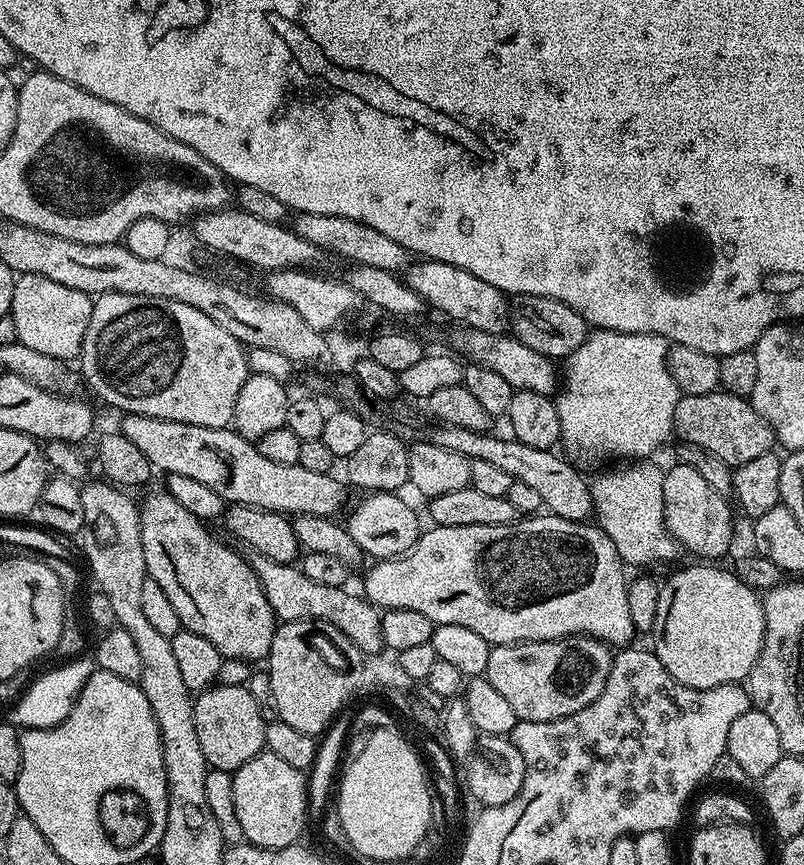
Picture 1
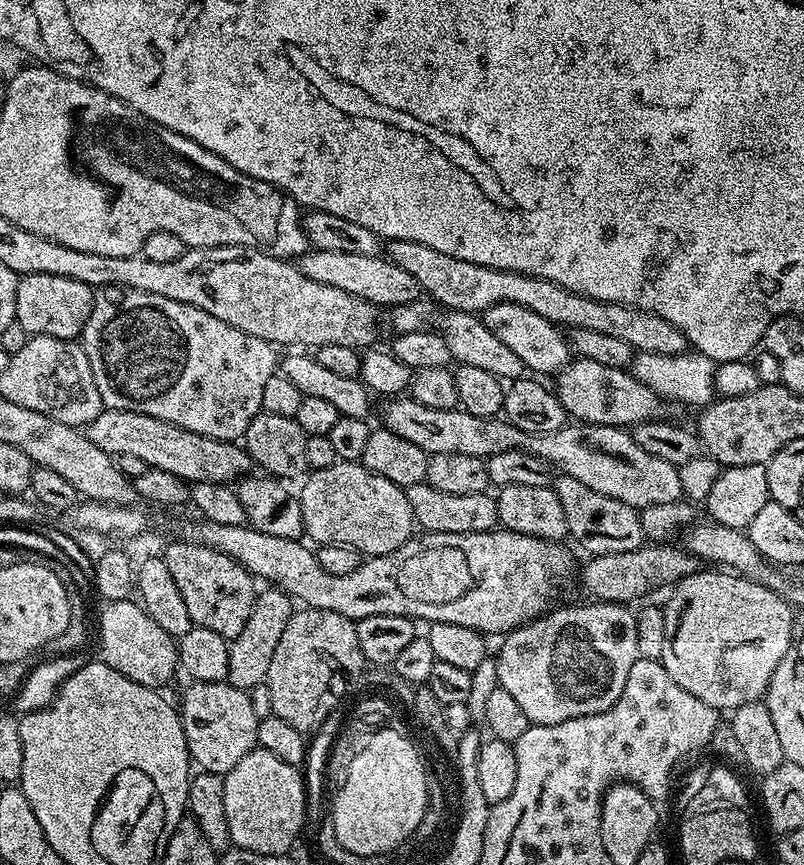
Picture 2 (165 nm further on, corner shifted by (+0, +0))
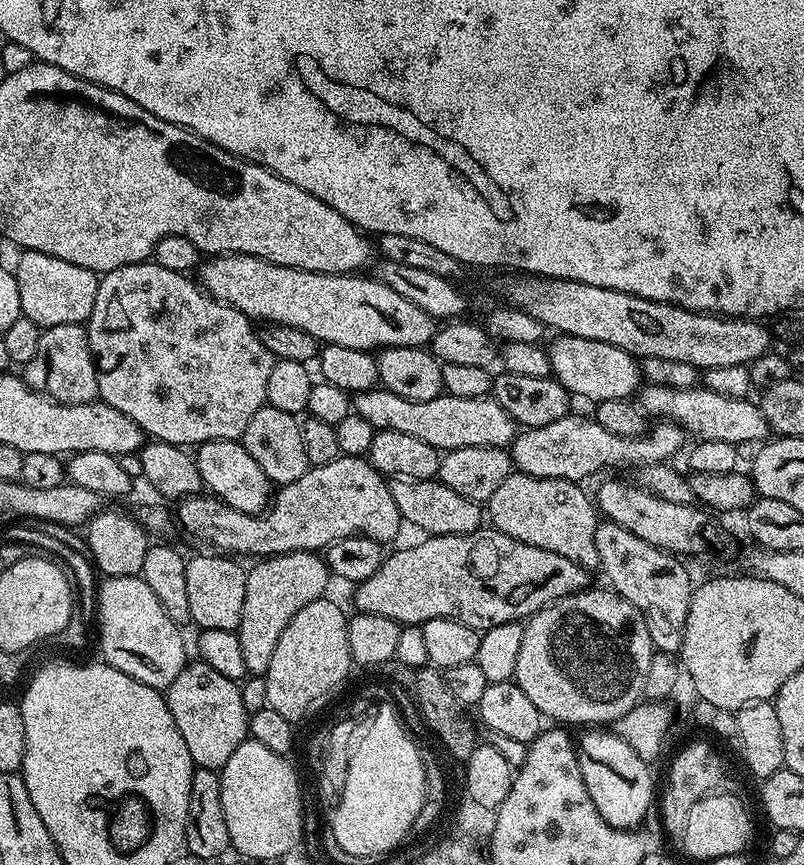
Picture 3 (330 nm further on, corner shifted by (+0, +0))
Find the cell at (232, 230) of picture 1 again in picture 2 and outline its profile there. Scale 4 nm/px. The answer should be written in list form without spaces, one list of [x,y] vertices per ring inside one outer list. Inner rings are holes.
[[[309,247],[307,252],[298,257],[298,267],[302,274],[306,274],[306,278],[322,282],[322,286],[346,290],[346,294],[354,294],[354,298],[362,298],[380,310],[391,310],[394,306],[402,306],[402,302],[414,302],[422,296],[417,279],[384,254],[346,254]]]

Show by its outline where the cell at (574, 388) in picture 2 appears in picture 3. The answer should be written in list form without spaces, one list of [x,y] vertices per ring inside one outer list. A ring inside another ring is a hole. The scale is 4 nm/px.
[[[644,384],[638,392],[638,407],[645,417],[668,420],[683,428],[689,437],[710,442],[730,442],[737,446],[755,445],[769,439],[770,429],[759,403],[748,398],[726,398],[703,386],[674,390],[657,384]]]

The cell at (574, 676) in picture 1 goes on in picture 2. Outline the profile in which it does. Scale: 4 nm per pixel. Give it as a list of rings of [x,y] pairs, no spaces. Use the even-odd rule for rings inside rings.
[[[587,603],[572,604],[569,608],[553,607],[501,639],[504,641],[500,644],[500,653],[494,656],[498,666],[498,687],[508,691],[518,701],[529,725],[566,722],[570,718],[598,714],[614,706],[622,694],[622,686],[626,686],[630,666],[641,659],[636,612],[622,604]]]

